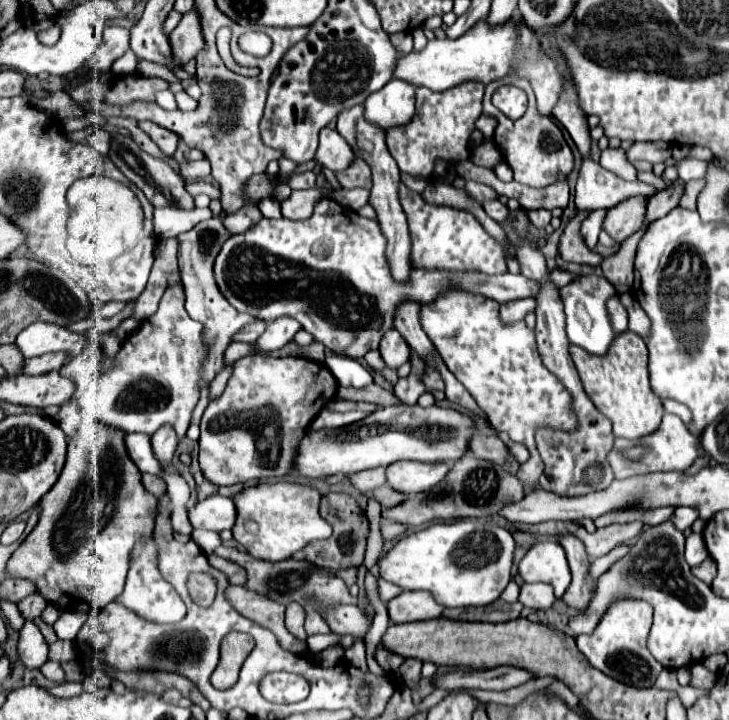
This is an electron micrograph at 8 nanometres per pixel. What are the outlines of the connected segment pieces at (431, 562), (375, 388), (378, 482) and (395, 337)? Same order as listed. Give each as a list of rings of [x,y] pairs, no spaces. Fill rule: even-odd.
[[[463,519],[455,523],[435,523],[427,529],[409,533],[403,537],[381,561],[381,577],[399,585],[401,589],[423,589],[433,593],[435,601],[443,607],[469,607],[469,605],[489,605],[493,603],[507,583],[511,581],[511,565],[513,565],[515,541],[511,533],[489,519]]]
[[[373,383],[367,385],[363,389],[345,389],[339,387],[339,393],[343,399],[353,399],[353,401],[367,401],[367,403],[375,403],[377,407],[389,407],[389,405],[401,405],[401,401],[387,389],[383,389],[381,385]]]
[[[385,467],[361,471],[357,475],[349,475],[349,479],[359,491],[373,491],[373,489],[385,485]]]
[[[391,329],[391,333],[385,333],[385,341],[381,341],[379,351],[381,351],[381,357],[387,363],[387,367],[393,371],[397,371],[405,361],[411,359],[409,345],[395,329]]]

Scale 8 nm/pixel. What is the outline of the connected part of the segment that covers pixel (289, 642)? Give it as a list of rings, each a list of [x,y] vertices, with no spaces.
[[[231,585],[227,591],[227,597],[231,601],[231,605],[245,615],[247,619],[267,627],[269,631],[273,631],[277,635],[277,639],[281,641],[283,647],[287,647],[291,653],[303,653],[307,649],[305,641],[297,639],[295,635],[291,635],[285,627],[285,605],[279,605],[277,601],[263,597],[247,587],[235,587]]]

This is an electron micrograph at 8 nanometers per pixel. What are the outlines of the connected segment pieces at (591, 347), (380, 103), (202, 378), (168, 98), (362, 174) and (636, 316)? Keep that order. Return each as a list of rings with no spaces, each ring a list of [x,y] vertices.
[[[587,275],[587,277],[577,277],[569,285],[565,285],[565,289],[561,289],[561,295],[563,295],[563,305],[565,305],[565,315],[567,315],[569,343],[579,345],[591,355],[603,357],[609,351],[613,339],[617,337],[611,325],[609,309],[607,309],[607,301],[617,295],[615,287],[605,277]]]
[[[401,79],[389,81],[389,85],[367,97],[363,103],[367,113],[365,117],[383,129],[405,125],[405,121],[415,113],[415,89],[415,85]]]
[[[211,217],[207,221],[197,223],[189,233],[181,233],[181,237],[177,237],[179,241],[179,271],[181,271],[181,281],[183,281],[183,289],[187,295],[187,313],[191,315],[191,319],[197,319],[205,325],[205,333],[203,333],[203,343],[207,347],[207,355],[201,361],[201,371],[199,371],[199,389],[207,389],[211,385],[211,381],[227,367],[225,363],[225,349],[233,343],[233,335],[247,325],[249,321],[253,321],[253,317],[249,317],[247,313],[239,313],[217,289],[215,283],[215,273],[213,273],[213,265],[215,265],[215,257],[221,251],[221,245],[231,237],[231,233],[227,231],[227,227],[223,225],[221,217]]]
[[[161,90],[155,93],[156,103],[165,110],[177,108],[174,94],[170,90]]]
[[[355,159],[345,171],[337,171],[335,177],[345,189],[353,189],[353,187],[371,189],[371,169],[361,159]]]
[[[623,293],[621,295],[621,303],[629,313],[629,331],[633,331],[633,333],[641,335],[643,339],[647,339],[649,333],[651,333],[651,319],[641,309],[639,301],[631,293]]]

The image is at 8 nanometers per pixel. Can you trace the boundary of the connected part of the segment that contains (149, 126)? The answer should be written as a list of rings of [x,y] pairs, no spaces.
[[[143,121],[143,123],[139,123],[139,125],[141,125],[141,129],[151,137],[151,141],[161,149],[163,155],[171,157],[171,155],[175,153],[177,143],[179,143],[177,133],[173,133],[173,131],[169,131],[169,129],[163,129],[161,125],[151,123],[151,121]]]

